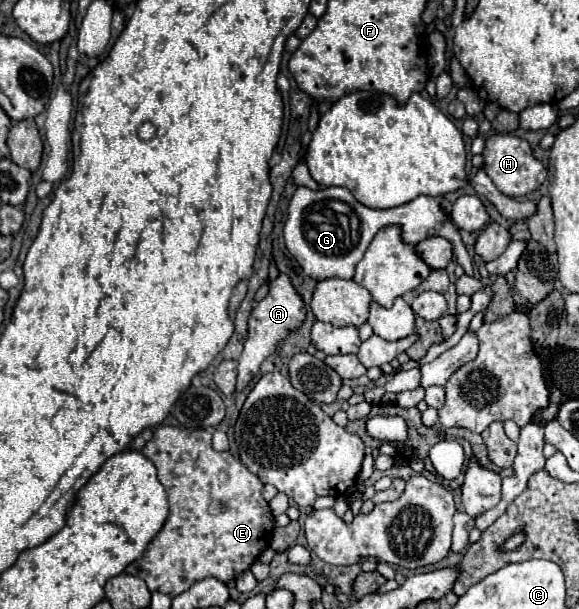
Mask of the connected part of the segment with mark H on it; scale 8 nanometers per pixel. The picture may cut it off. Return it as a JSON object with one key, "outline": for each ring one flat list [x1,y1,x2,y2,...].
{"outline":[[493,134,493,136,489,136,487,142,485,142,483,156,485,156,483,170,493,180,497,190,503,192,509,198,519,198,519,196,525,196,529,192,537,190,547,178,547,168,533,156,527,140,523,140,519,136,513,136,513,134]]}

